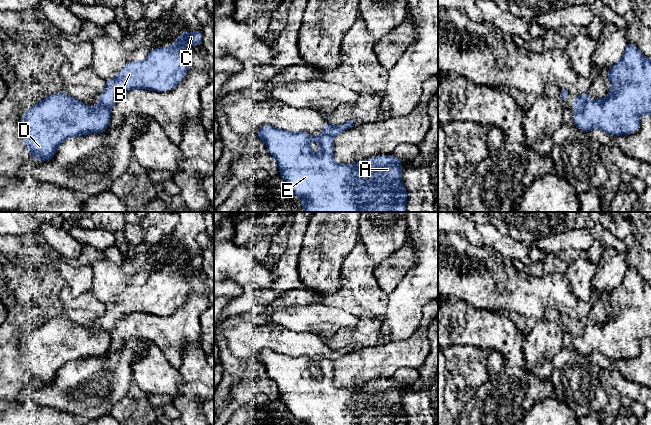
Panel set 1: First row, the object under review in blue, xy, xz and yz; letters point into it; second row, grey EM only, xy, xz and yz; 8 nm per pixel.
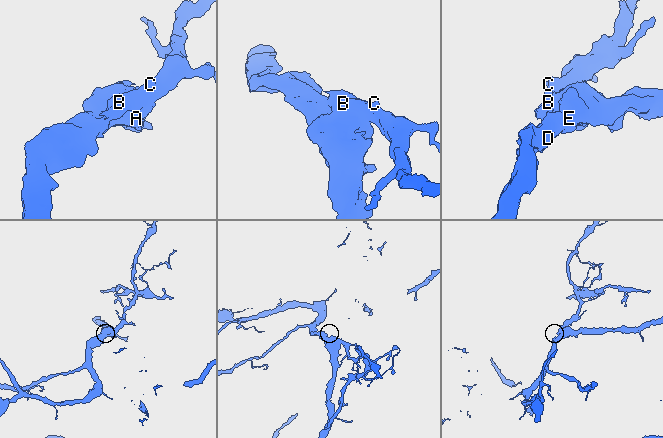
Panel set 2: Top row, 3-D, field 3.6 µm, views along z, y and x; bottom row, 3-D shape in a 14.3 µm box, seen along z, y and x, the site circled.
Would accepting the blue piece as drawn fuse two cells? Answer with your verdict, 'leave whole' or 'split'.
split

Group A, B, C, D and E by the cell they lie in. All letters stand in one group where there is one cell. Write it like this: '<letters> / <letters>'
A D E / B C

